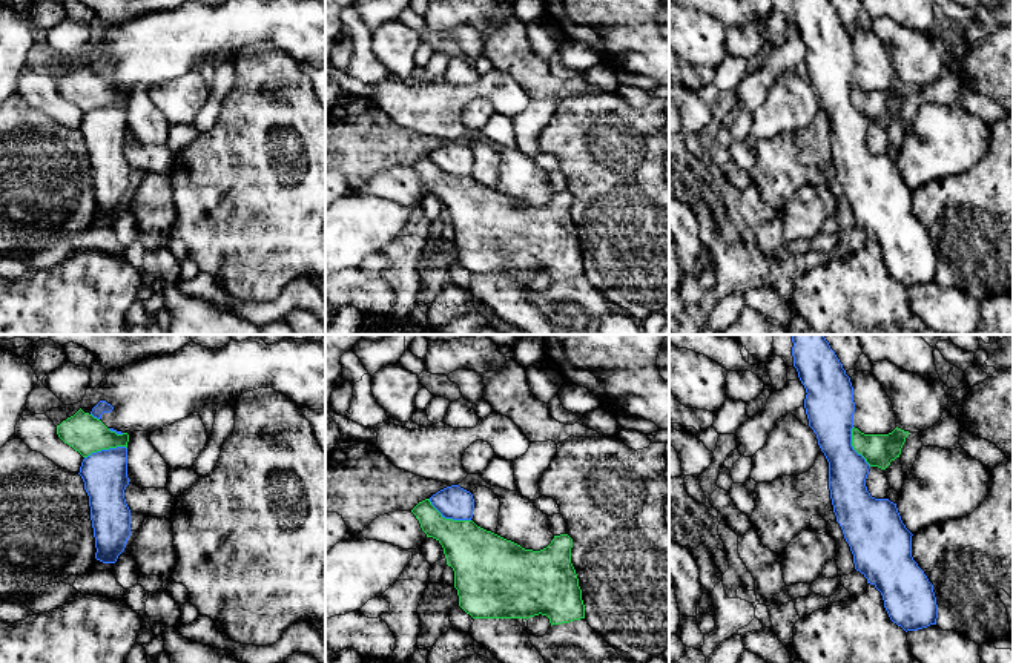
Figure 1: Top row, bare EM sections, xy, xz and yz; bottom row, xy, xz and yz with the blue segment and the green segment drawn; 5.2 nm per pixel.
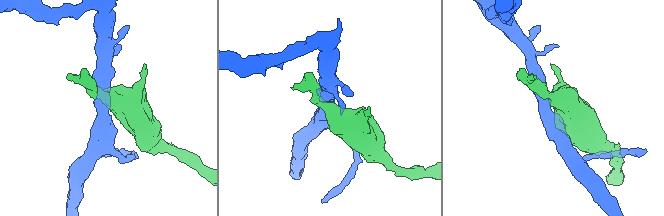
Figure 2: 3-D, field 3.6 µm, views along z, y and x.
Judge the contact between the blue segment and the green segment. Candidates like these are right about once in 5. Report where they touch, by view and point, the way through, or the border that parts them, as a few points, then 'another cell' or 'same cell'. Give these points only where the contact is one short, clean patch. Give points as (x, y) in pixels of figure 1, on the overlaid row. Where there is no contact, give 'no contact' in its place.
xz (448, 517) | another cell

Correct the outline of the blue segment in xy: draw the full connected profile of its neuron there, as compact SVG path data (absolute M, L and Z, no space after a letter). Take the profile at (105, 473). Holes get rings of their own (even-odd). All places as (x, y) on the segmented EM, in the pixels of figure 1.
M127 448L101 450L84 457L78 473L89 496L95 559L115 563L130 536L130 510L124 499L129 485Z

